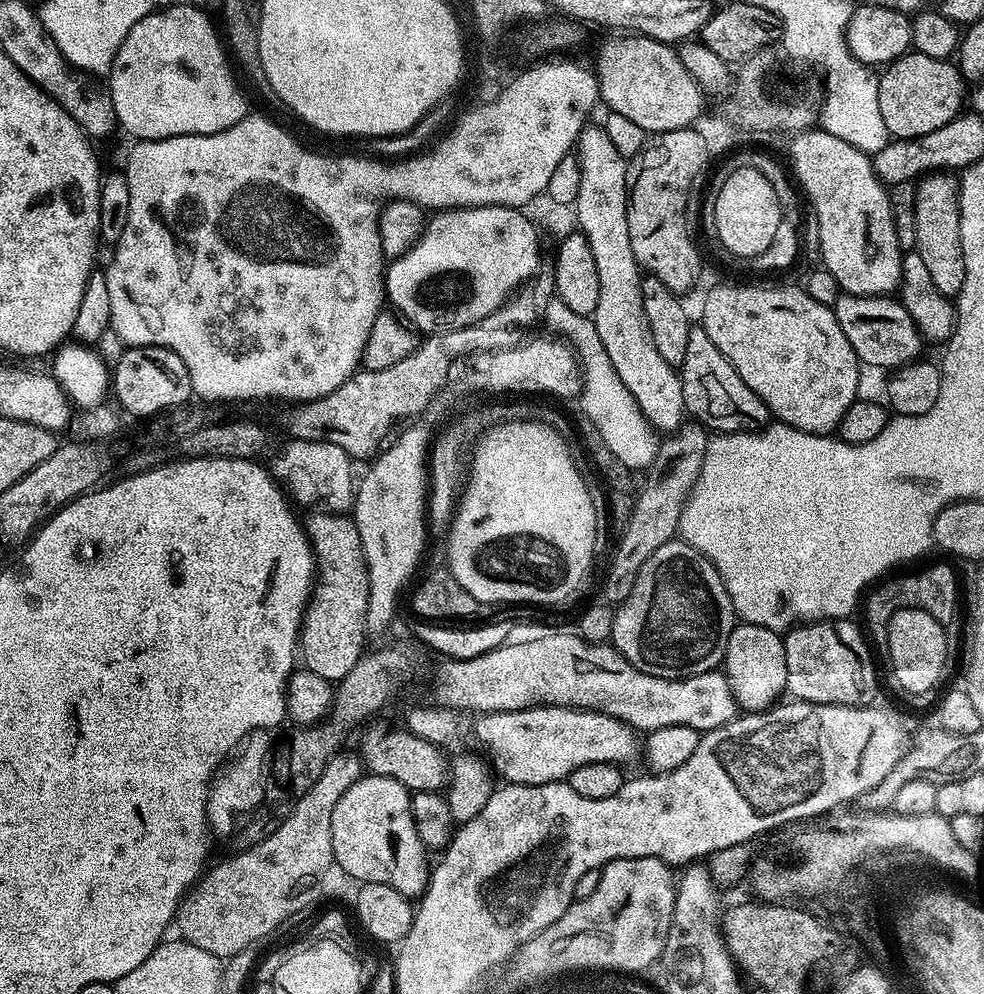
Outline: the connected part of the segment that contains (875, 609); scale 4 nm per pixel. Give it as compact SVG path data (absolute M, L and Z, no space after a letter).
M932 564L929 568L922 569L921 572L912 572L909 576L896 576L893 580L887 580L877 583L867 593L867 596L869 595L868 601L866 601L866 596L862 604L864 620L868 623L868 628L866 627L867 635L870 637L871 643L873 645L876 643L880 650L887 649L888 646L890 618L895 612L903 608L922 610L926 614L930 614L930 618L934 618L940 624L951 625L951 620L956 616L956 603L960 600L960 588L956 585L956 572L950 565Z

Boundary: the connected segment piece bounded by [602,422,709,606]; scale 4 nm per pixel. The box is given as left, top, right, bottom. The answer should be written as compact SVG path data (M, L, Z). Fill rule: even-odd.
M686 422L677 429L675 434L669 435L663 439L657 447L657 452L653 457L652 463L647 469L646 482L638 496L633 499L632 508L626 527L621 531L620 546L612 558L612 564L606 576L606 582L602 586L603 600L607 605L619 606L619 604L629 596L630 590L633 589L633 580L638 570L645 564L646 559L658 550L666 541L673 539L679 529L679 520L684 503L688 499L689 493L692 492L693 486L701 474L702 462L705 461L705 451L708 448L709 437L707 431L695 422Z

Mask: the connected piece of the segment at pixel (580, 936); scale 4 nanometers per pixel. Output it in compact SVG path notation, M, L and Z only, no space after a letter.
M647 856L646 858L622 858L612 860L600 869L600 881L590 894L590 898L576 900L546 930L537 934L524 944L525 951L521 955L519 964L516 964L516 974L524 977L532 977L534 974L549 973L555 969L568 968L568 965L601 964L604 970L613 968L622 974L638 974L643 968L648 968L659 961L666 934L670 930L670 922L674 914L674 902L676 901L676 886L674 883L673 869L663 864L658 858Z

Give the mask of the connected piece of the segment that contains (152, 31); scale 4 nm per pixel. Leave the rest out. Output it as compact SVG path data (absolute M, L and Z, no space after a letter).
M175 4L151 12L133 26L106 74L106 87L114 102L116 123L136 136L132 138L137 141L165 140L171 136L209 136L234 126L250 112L247 98L240 93L232 77L229 53L222 40L220 45L215 26L194 5Z

